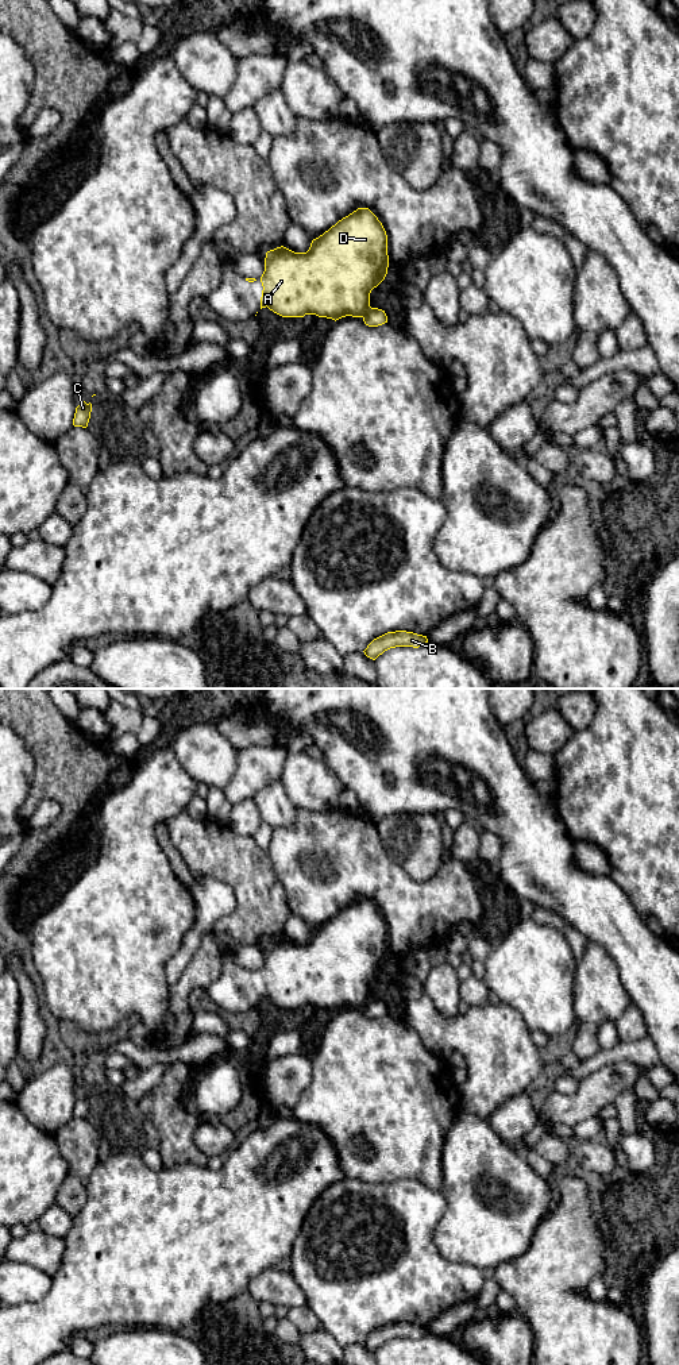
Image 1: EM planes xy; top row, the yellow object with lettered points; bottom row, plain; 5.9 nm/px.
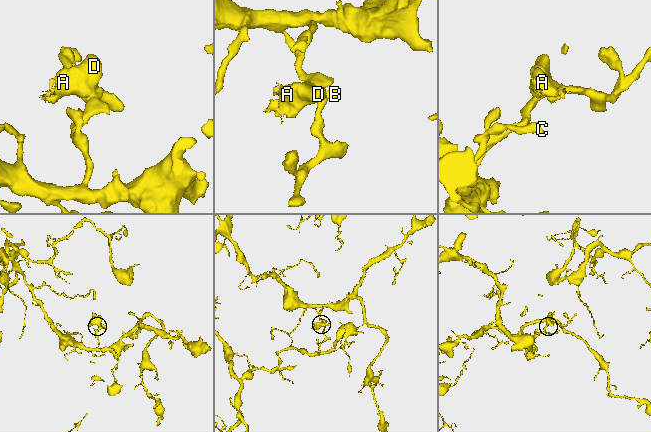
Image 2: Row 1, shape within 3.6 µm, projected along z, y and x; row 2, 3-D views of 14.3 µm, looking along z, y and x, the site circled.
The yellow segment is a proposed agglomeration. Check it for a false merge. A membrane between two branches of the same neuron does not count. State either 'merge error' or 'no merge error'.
merge error

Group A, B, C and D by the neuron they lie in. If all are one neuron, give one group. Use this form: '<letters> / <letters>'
A D / B C

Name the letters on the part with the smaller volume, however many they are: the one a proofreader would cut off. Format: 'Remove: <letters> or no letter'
Remove: A, D

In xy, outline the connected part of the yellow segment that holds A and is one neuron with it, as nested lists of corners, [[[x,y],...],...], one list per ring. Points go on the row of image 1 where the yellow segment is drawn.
[[[358,208],[313,239],[306,252],[283,246],[266,252],[261,309],[267,306],[282,317],[363,317],[371,308],[370,293],[385,279],[387,267],[386,231],[369,208]]]

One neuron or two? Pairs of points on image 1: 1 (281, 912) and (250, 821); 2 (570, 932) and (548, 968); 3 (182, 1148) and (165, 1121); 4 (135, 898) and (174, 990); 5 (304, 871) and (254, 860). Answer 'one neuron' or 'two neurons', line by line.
1: two neurons
2: two neurons
3: one neuron
4: two neurons
5: two neurons

